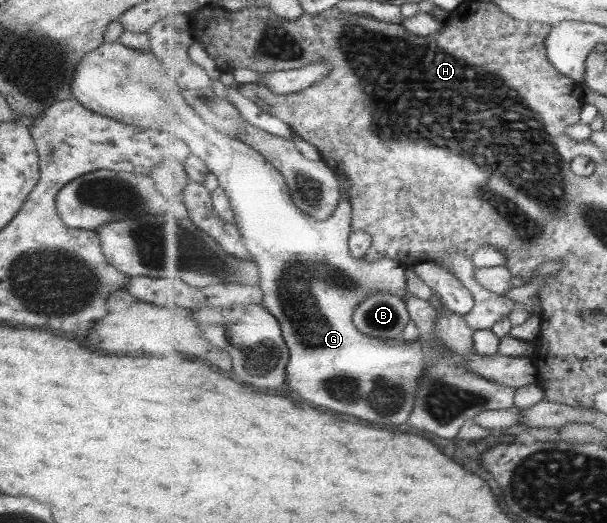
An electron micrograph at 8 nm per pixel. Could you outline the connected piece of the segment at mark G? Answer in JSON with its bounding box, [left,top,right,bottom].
[70,40,539,428]

